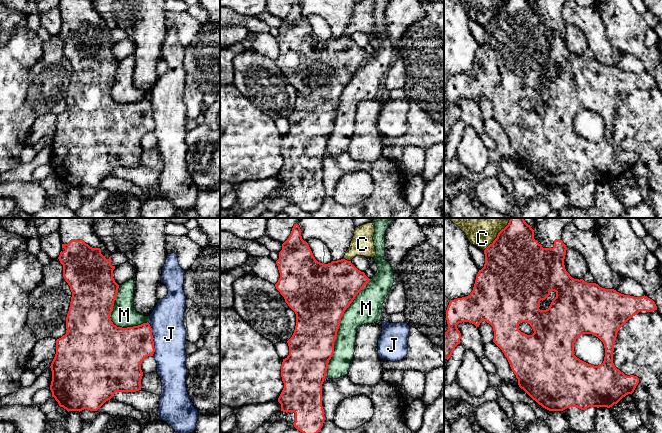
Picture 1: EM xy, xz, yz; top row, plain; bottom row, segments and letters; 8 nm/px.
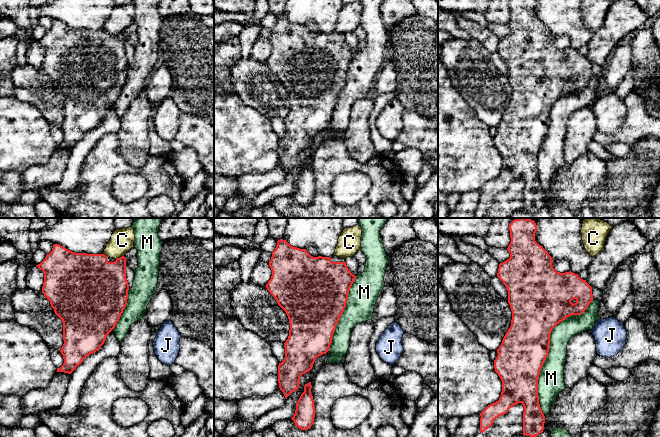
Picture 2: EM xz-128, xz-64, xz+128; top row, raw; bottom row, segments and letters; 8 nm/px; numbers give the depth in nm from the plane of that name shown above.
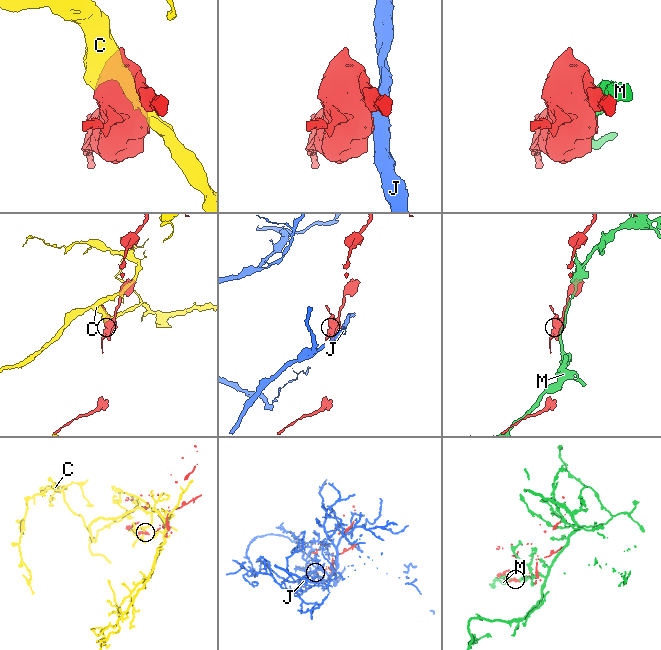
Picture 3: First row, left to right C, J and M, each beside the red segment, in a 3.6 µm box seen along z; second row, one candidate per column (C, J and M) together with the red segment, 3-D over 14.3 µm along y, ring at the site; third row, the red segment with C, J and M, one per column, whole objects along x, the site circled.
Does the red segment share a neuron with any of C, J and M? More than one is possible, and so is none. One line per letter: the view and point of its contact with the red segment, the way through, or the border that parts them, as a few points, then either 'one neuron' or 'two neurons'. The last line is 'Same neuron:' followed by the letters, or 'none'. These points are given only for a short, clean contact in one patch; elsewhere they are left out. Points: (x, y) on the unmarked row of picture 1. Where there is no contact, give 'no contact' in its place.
C: meets red in yz at (497, 13); two neurons
J: meets red in xy at (152, 115); border along xy (147, 98), (151, 104), (154, 124), (153, 131); two neurons
M: meets red in xz at (338, 104); two neurons
Same neuron: none

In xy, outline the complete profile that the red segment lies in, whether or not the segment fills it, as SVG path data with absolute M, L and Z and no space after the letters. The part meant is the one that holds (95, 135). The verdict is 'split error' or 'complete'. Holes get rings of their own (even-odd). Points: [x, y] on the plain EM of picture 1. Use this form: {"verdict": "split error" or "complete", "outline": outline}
{"verdict": "split error", "outline": "M60 0L62 25L58 33L63 41L63 53L72 68L69 87L66 93L66 110L56 116L56 130L51 139L52 173L60 183L69 187L84 185L97 187L116 168L136 168L141 166L142 137L155 128L152 104L143 99L133 103L117 103L111 97L119 61L113 54L115 42L111 41L111 27L94 8L94 0Z"}

